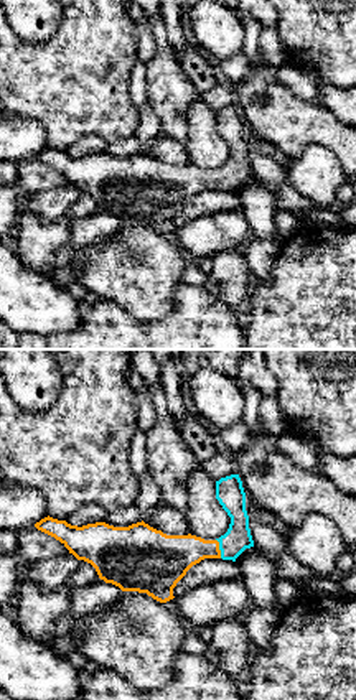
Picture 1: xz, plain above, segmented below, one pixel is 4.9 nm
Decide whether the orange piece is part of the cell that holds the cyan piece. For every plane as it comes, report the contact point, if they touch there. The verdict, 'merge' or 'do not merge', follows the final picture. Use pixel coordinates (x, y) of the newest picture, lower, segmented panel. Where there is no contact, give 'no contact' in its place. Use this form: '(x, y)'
(220, 549)

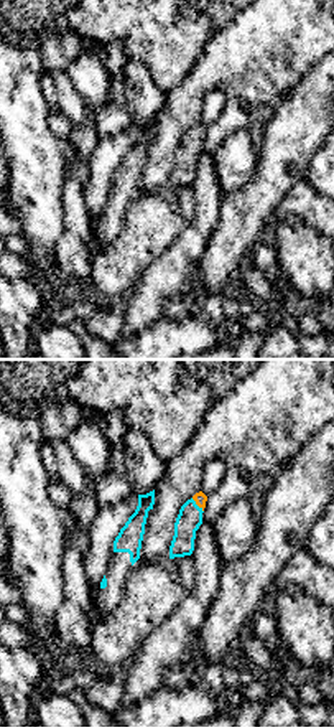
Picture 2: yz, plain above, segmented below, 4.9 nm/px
(196, 505)

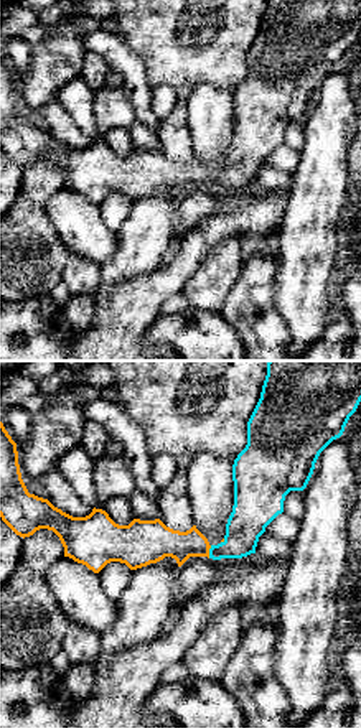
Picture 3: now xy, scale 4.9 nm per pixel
(210, 552)

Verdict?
merge

